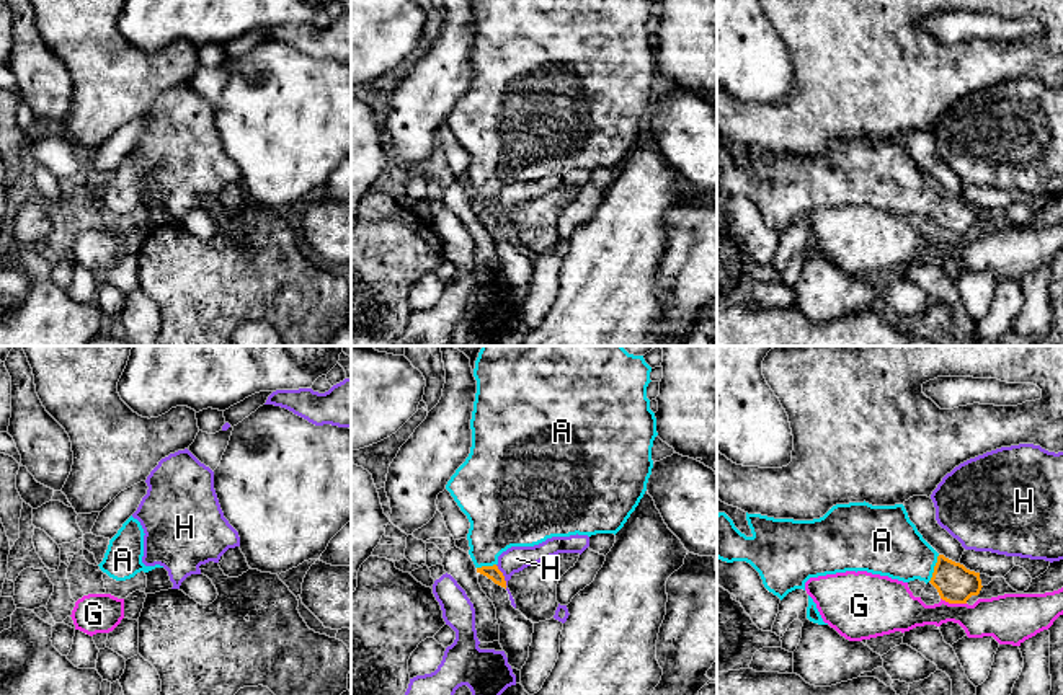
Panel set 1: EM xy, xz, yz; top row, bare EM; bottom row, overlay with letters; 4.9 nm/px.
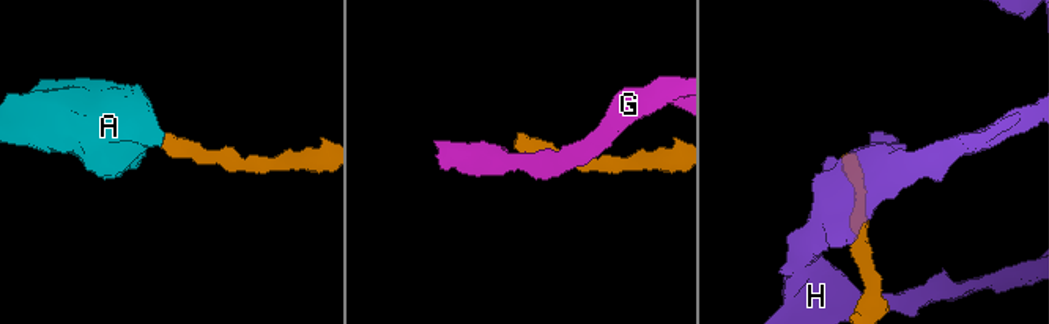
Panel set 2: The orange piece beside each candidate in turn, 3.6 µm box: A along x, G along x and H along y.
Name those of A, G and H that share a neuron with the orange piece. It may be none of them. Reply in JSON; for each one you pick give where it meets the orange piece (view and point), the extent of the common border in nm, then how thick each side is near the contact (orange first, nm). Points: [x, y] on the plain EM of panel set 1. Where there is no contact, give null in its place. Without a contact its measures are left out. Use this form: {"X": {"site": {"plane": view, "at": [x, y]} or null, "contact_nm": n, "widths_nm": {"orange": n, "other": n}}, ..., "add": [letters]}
{"A": {"site": {"plane": "yz", "at": [934, 203]}, "contact_nm": 150, "widths_nm": {"orange": 190, "other": 300}}, "add": ["A"]}

